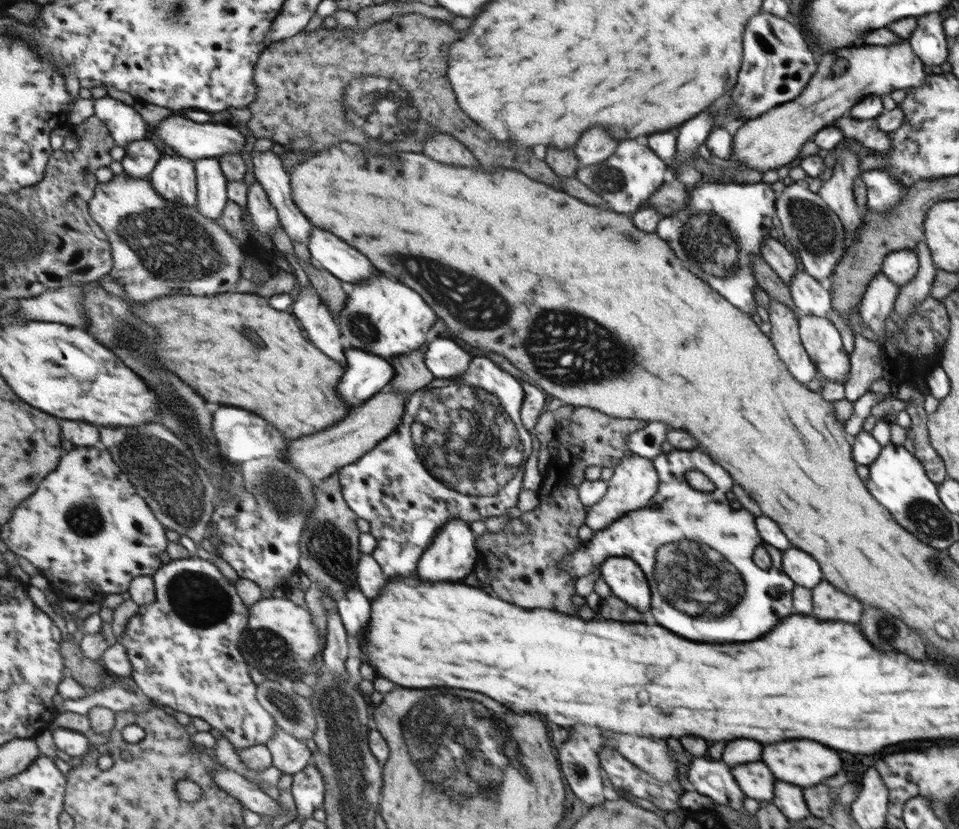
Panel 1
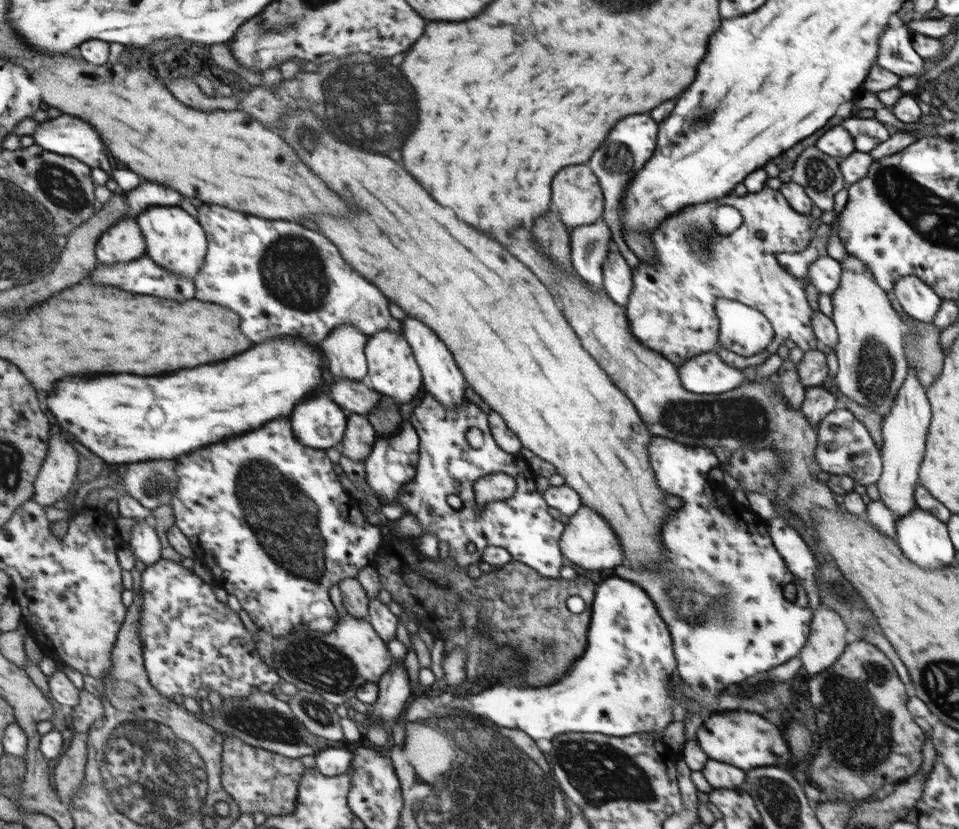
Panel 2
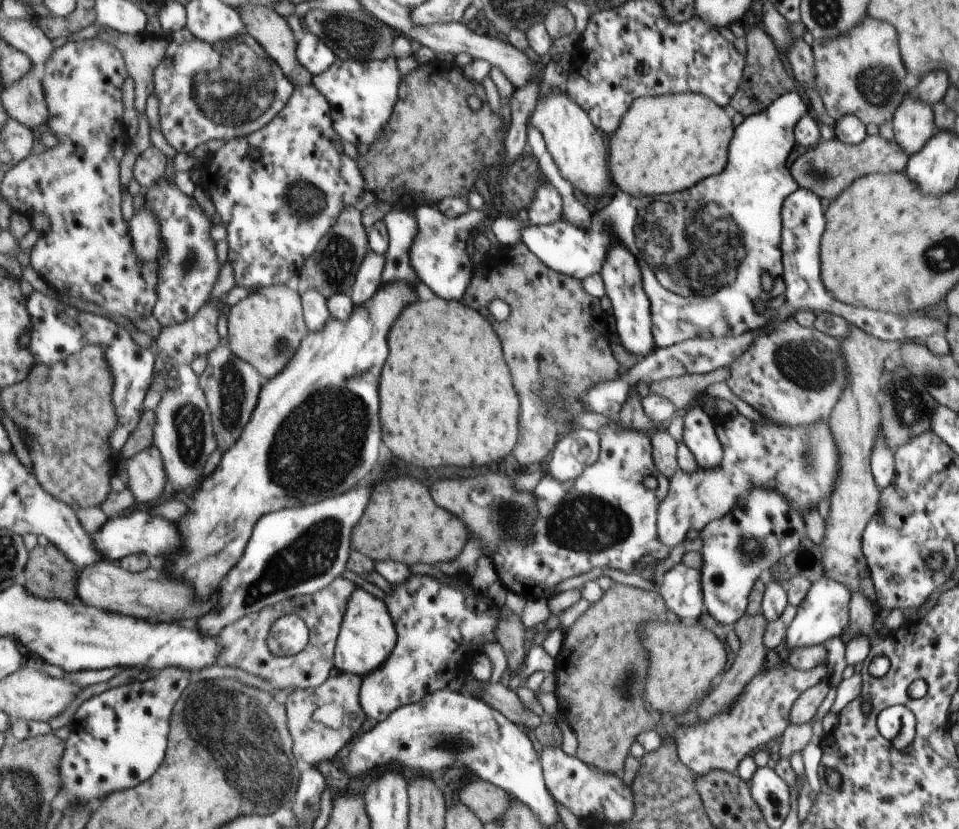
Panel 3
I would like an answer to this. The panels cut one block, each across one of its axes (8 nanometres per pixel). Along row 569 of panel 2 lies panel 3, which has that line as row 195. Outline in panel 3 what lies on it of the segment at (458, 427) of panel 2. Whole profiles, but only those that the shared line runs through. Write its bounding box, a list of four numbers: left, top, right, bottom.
[526,178,563,225]

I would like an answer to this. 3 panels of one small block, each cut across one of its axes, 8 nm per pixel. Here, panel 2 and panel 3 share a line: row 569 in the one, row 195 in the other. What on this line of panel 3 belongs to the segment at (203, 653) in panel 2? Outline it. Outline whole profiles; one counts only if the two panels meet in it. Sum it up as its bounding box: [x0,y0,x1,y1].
[145,176,224,327]

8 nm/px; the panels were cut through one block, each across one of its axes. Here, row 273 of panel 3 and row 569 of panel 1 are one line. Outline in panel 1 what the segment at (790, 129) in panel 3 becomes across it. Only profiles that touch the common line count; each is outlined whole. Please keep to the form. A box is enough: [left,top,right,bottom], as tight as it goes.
[560,449,797,642]

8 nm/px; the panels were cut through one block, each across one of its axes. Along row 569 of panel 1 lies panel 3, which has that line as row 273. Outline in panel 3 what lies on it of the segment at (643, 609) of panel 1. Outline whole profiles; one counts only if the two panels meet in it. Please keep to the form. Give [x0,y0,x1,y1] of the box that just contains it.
[599,242,655,360]

